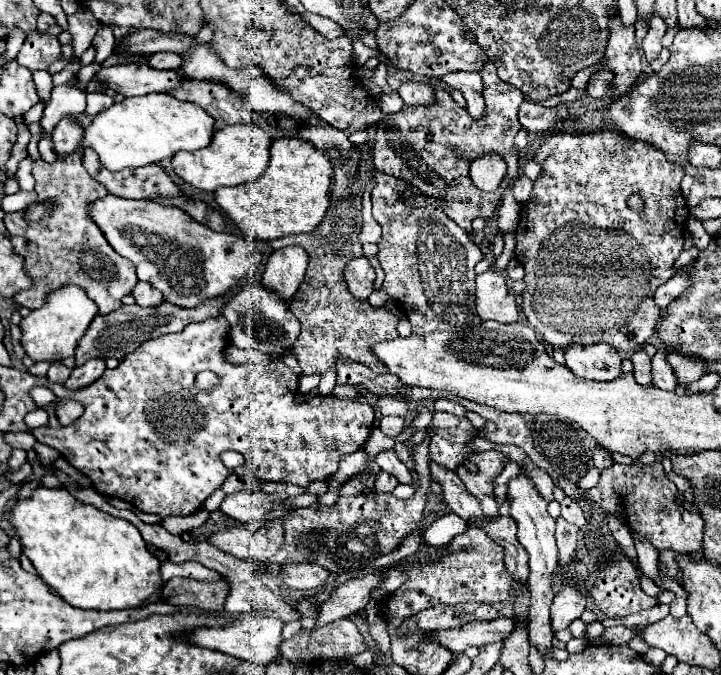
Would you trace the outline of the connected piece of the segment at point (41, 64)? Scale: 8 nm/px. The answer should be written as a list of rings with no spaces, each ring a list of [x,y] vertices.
[[[46,30],[32,32],[16,56],[16,62],[28,70],[48,70],[50,64],[58,60],[62,60],[62,44],[58,36],[48,34]]]

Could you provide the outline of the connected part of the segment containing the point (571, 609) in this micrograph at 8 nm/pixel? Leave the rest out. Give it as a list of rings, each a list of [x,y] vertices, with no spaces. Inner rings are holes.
[[[562,586],[560,592],[554,596],[552,608],[550,608],[550,624],[552,630],[564,630],[570,626],[572,620],[580,618],[580,614],[586,608],[586,596],[582,596],[572,586]]]

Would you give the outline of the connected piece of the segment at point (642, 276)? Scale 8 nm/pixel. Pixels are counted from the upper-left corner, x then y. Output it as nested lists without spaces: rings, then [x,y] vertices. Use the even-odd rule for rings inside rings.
[[[596,130],[596,132],[556,132],[550,134],[546,138],[546,142],[536,150],[534,160],[540,162],[542,172],[540,176],[534,180],[534,192],[528,198],[528,202],[522,206],[520,212],[520,222],[518,222],[518,232],[516,232],[516,258],[524,264],[526,268],[526,292],[524,292],[524,300],[522,300],[522,312],[528,318],[528,324],[552,346],[562,346],[566,348],[568,344],[596,344],[596,342],[608,342],[610,346],[614,346],[620,353],[632,353],[634,348],[646,344],[650,340],[650,336],[654,334],[656,322],[660,320],[660,308],[654,304],[654,290],[664,284],[670,276],[674,276],[674,260],[678,258],[678,254],[682,252],[682,244],[684,244],[684,230],[686,230],[686,218],[688,218],[688,206],[684,196],[680,194],[680,182],[684,176],[684,168],[678,162],[670,162],[666,160],[664,152],[660,152],[658,148],[652,148],[650,144],[640,144],[634,142],[632,146],[626,146],[626,140],[622,140],[622,132],[618,130]],[[638,192],[644,202],[646,208],[644,212],[632,212],[626,206],[626,198]]]

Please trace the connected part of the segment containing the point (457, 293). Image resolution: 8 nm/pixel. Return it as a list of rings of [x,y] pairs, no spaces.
[[[376,170],[372,178],[374,178],[374,188],[370,192],[372,206],[374,206],[372,214],[376,222],[382,226],[382,240],[378,242],[380,246],[378,260],[386,274],[382,290],[404,308],[406,318],[412,324],[412,332],[426,334],[434,330],[448,330],[448,328],[454,328],[456,322],[472,324],[472,326],[480,324],[482,320],[476,316],[476,296],[472,296],[472,292],[474,292],[474,278],[476,278],[474,266],[482,260],[482,250],[472,242],[466,230],[462,230],[446,214],[434,208],[414,208],[414,210],[404,208],[404,204],[398,200],[400,188],[404,186],[400,178],[394,178],[380,170]]]

